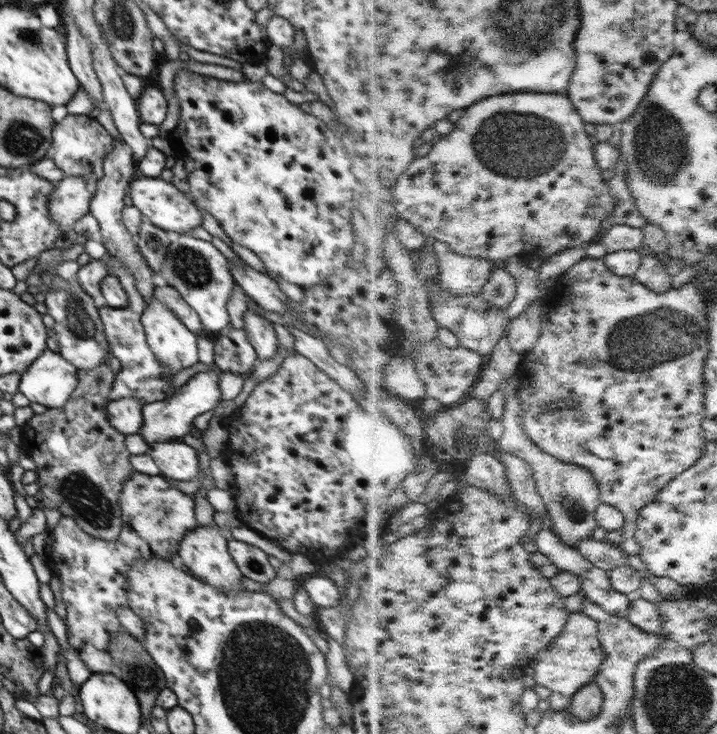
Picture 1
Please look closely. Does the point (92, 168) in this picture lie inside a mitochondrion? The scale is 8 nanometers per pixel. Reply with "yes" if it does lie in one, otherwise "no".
no

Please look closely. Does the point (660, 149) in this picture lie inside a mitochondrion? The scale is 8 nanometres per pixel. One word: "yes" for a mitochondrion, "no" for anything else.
yes

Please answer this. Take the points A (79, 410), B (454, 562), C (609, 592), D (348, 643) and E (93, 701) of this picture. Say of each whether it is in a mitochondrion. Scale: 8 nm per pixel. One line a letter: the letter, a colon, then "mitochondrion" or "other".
A: other
B: other
C: other
D: other
E: other

